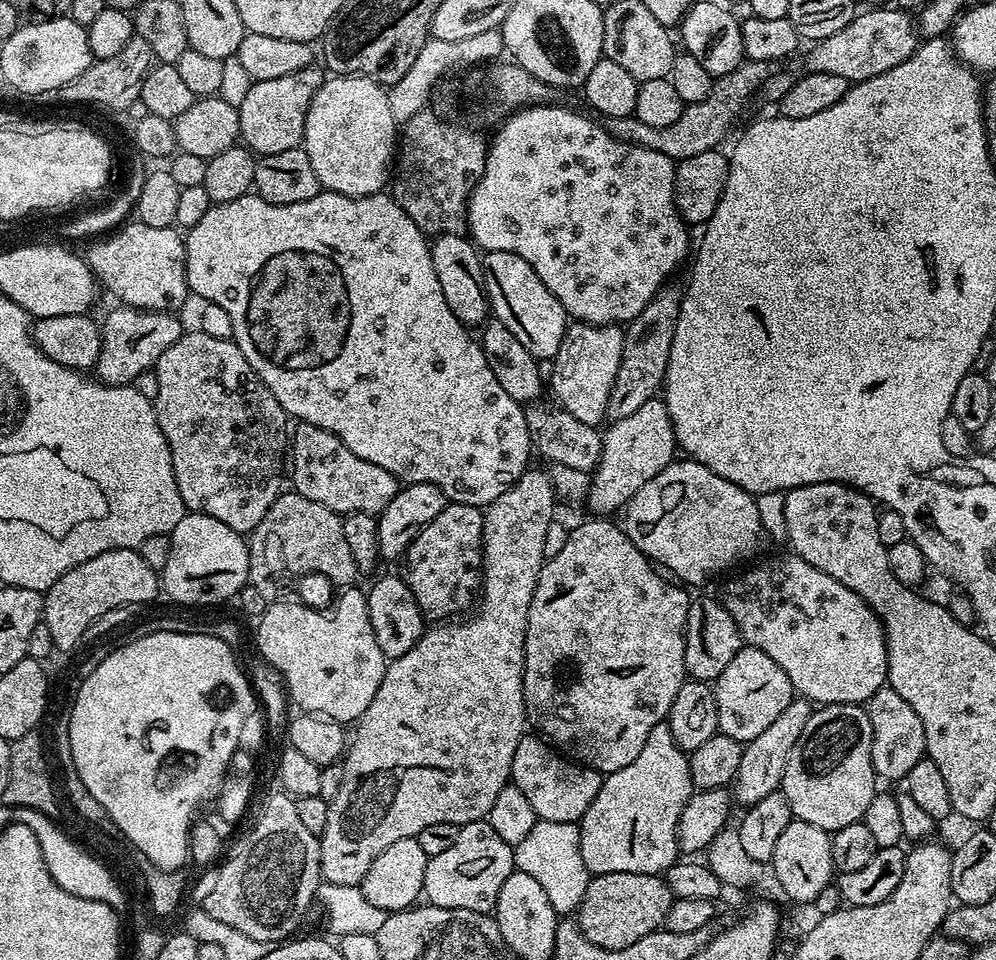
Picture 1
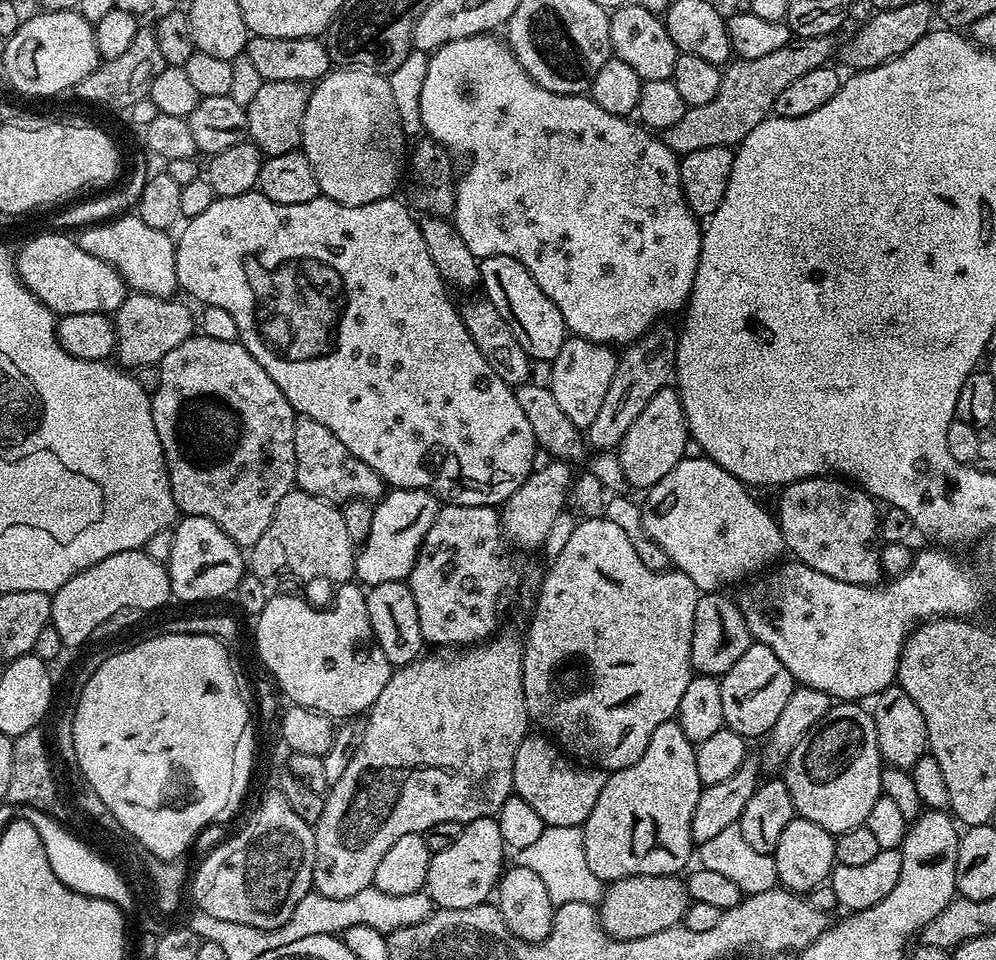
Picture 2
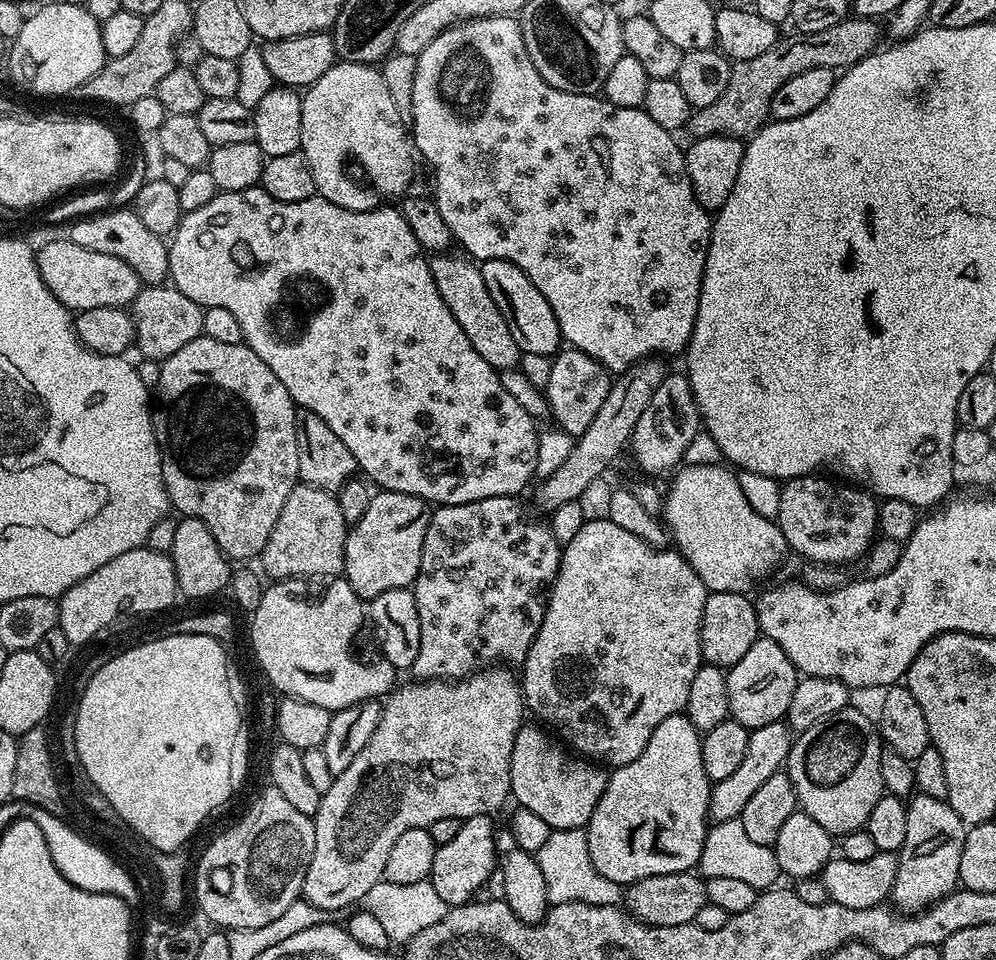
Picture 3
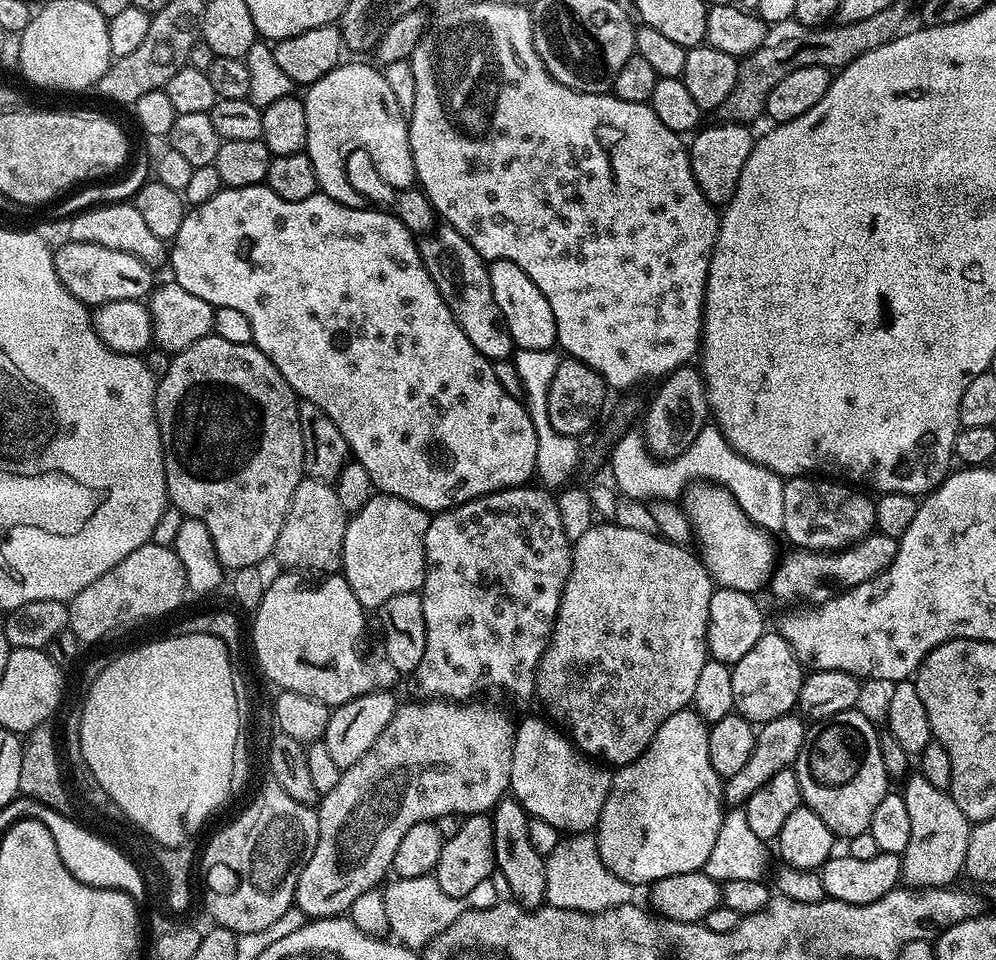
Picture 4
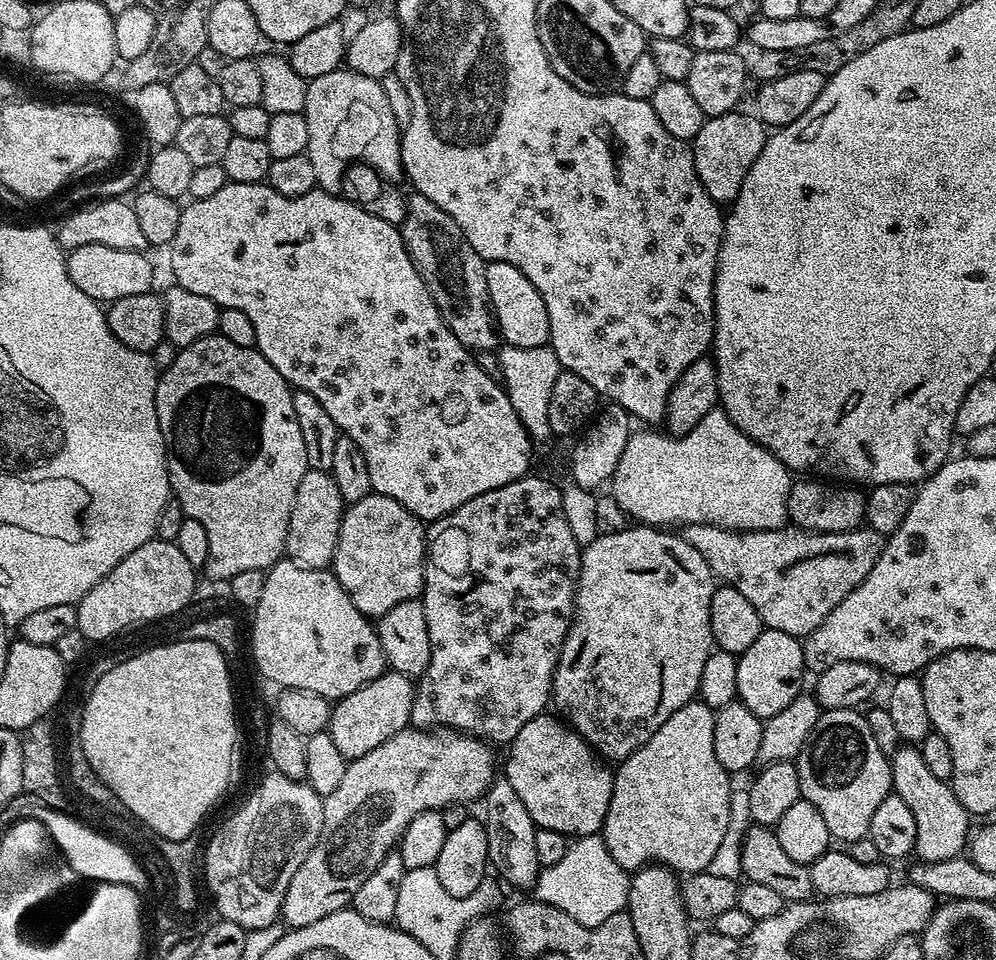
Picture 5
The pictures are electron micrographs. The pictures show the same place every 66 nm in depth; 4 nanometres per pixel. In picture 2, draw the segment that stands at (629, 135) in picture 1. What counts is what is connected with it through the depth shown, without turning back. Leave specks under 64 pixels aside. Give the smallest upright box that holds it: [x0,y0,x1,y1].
[663,35,838,157]

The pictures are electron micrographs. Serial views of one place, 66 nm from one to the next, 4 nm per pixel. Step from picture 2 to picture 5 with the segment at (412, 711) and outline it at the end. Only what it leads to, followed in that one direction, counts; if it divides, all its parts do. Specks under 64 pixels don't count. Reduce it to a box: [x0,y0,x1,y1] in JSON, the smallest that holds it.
[280,726,498,929]

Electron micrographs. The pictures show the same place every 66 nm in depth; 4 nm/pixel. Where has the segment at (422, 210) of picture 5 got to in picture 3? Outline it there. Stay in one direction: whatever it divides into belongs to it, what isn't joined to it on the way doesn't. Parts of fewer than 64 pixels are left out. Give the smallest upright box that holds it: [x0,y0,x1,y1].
[428,254,522,369]

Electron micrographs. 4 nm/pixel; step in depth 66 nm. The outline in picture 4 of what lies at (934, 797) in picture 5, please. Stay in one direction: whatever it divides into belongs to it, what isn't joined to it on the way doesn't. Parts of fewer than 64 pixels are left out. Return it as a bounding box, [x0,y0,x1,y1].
[902,774,972,888]

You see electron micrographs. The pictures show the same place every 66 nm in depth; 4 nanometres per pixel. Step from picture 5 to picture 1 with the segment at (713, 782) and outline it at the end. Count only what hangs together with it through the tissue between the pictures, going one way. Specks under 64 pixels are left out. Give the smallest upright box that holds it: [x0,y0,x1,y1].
[578,722,693,876]

